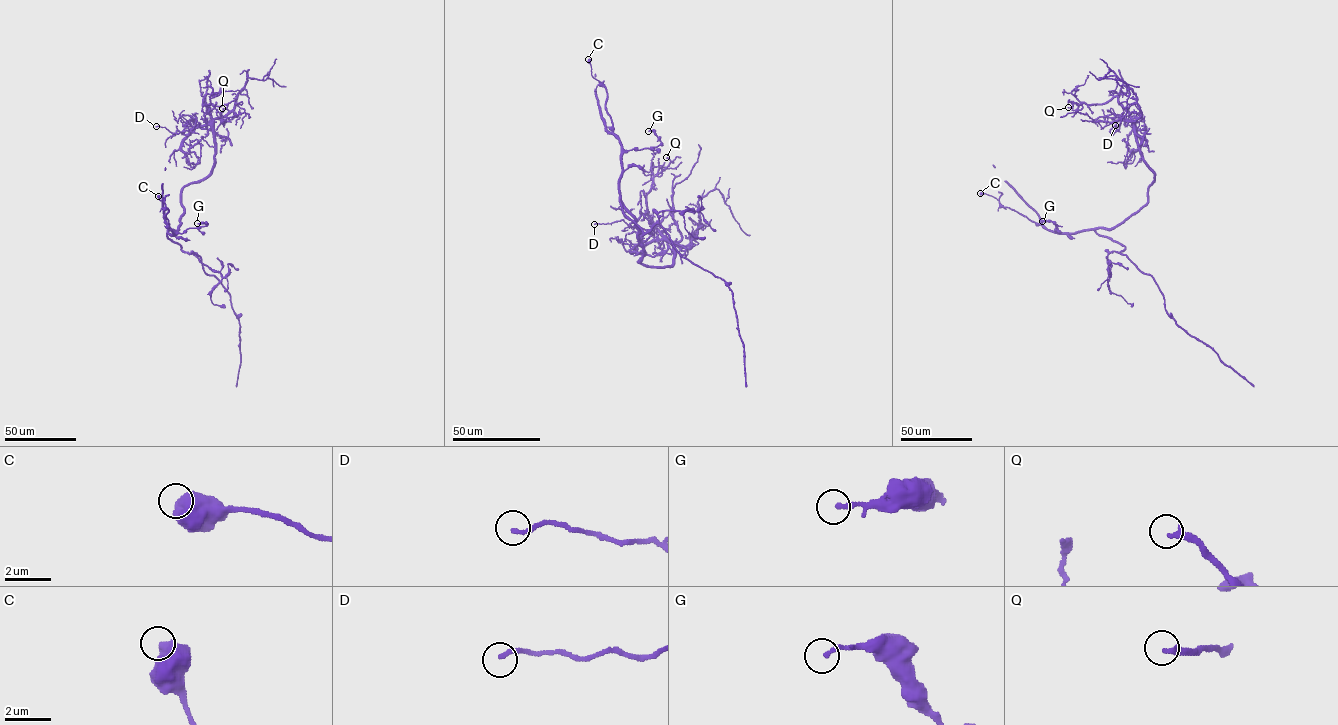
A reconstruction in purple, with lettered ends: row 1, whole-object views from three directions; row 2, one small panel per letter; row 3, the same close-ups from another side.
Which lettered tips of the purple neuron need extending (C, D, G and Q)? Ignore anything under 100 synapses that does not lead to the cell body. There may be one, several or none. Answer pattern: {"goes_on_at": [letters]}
{"goes_on_at": []}

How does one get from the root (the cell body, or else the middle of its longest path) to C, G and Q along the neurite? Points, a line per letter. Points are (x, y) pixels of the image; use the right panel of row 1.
C: (1118, 224), (1110, 228), (1074, 233), (1051, 232), (1004, 207), (993, 196), (980, 193)
G: (1118, 224), (1110, 228), (1058, 233), (1054, 223), (1042, 221)
Q: (1118, 224), (1148, 201), (1154, 180), (1134, 123), (1116, 96), (1068, 107)

